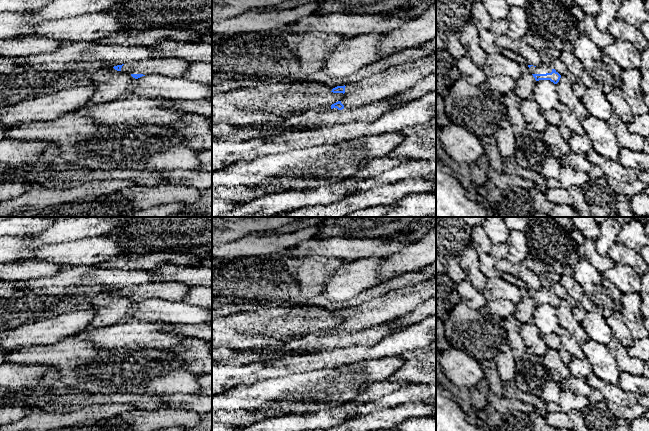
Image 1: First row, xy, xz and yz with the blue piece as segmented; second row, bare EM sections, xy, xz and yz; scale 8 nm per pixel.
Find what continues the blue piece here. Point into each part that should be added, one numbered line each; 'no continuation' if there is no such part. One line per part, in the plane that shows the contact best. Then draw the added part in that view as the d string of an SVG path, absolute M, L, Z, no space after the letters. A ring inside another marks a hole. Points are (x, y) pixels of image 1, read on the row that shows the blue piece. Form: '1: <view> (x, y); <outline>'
1: yz (543, 69); M543 64L538 67L531 66L529 68L529 71L531 74L546 74L546 73L551 73L552 69L553 68L551 66Z

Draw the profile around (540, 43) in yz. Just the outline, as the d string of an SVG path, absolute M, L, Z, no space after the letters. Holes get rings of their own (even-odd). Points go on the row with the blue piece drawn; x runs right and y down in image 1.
M528 31L522 40L537 49L539 52L549 51L554 57L559 58L561 52L552 42L542 36L538 36L531 31Z

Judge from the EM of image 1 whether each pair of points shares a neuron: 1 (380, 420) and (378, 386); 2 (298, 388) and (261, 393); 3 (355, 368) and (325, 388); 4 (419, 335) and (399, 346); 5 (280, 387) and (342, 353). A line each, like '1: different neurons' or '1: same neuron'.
1: different neurons
2: same neuron
3: same neuron
4: same neuron
5: different neurons

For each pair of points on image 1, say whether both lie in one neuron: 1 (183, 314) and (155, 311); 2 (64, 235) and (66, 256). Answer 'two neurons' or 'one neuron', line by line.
1: one neuron
2: two neurons

